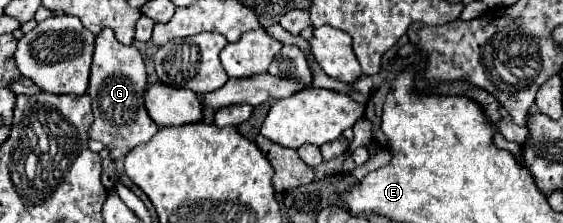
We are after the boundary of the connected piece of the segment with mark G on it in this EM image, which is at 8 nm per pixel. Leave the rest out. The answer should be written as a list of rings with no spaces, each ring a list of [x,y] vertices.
[[[103,28],[95,38],[95,54],[87,90],[87,94],[93,100],[95,114],[95,122],[89,126],[89,138],[103,142],[105,148],[109,148],[111,152],[111,160],[123,158],[135,146],[149,142],[159,130],[159,126],[151,122],[143,104],[145,86],[147,72],[141,52],[133,44],[121,44],[111,28]]]

